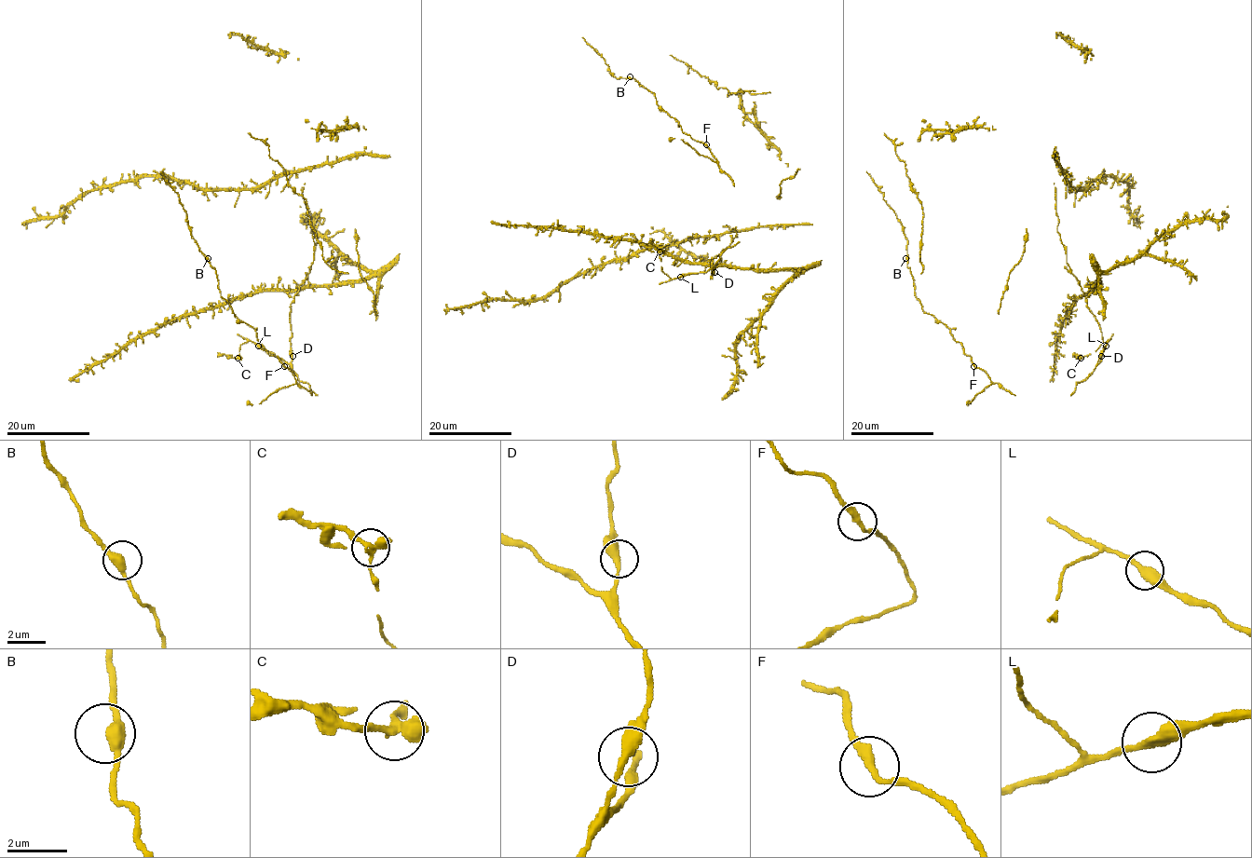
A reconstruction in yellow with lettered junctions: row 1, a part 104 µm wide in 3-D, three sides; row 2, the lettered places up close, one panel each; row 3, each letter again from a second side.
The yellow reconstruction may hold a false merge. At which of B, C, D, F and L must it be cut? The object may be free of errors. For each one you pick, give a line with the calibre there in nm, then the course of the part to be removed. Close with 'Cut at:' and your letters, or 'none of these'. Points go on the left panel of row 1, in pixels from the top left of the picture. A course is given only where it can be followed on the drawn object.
C: Thickness 360 nm. Course of the part to remove: (238, 358), (217, 352)
Cut at: C

